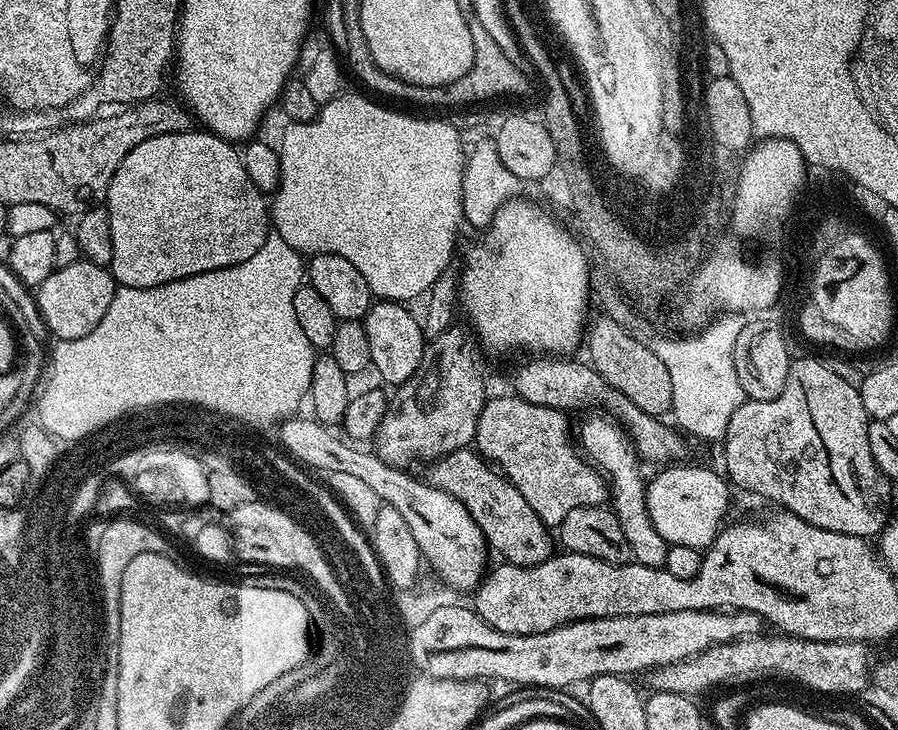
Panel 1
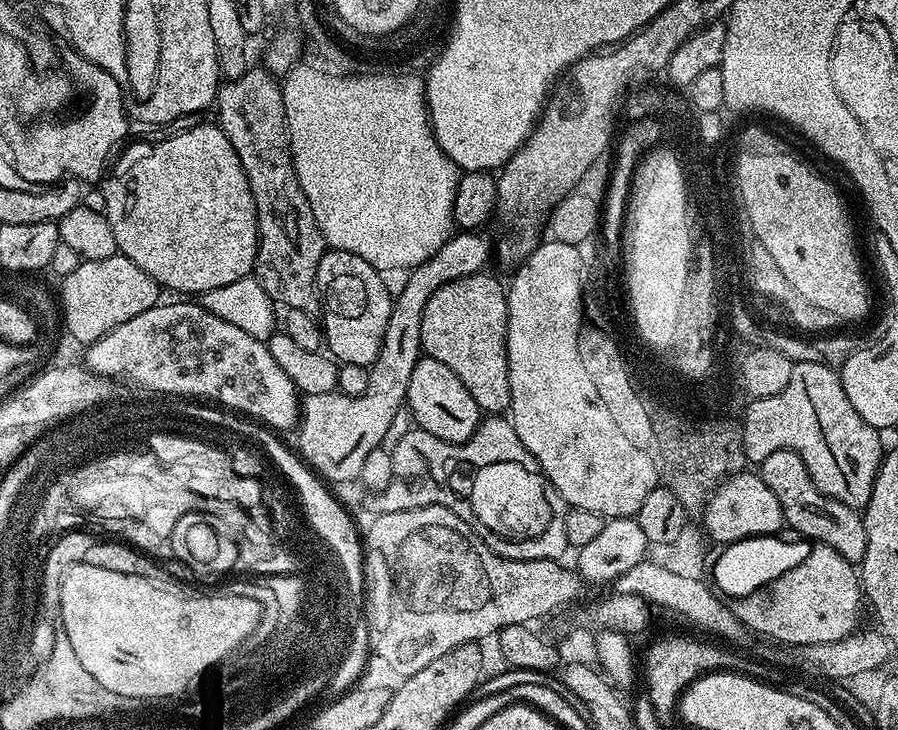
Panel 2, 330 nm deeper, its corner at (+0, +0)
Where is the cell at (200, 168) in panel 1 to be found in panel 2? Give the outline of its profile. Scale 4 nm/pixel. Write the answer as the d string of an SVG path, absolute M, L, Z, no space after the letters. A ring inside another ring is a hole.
M215 123L200 124L197 128L188 128L185 132L178 133L177 136L166 137L161 144L154 145L145 156L138 157L121 176L112 176L108 181L106 180L103 181L103 184L105 183L104 200L108 203L106 215L110 222L110 230L114 230L117 253L130 258L130 262L134 262L134 266L138 266L138 270L146 270L146 274L150 274L150 278L154 278L154 282L159 284L161 289L168 291L169 288L172 292L203 294L210 290L218 290L218 286L230 286L230 282L247 280L253 275L256 267L256 250L260 244L254 194L250 190L250 182L238 162L238 154L234 154L234 146L230 146L226 134Z

